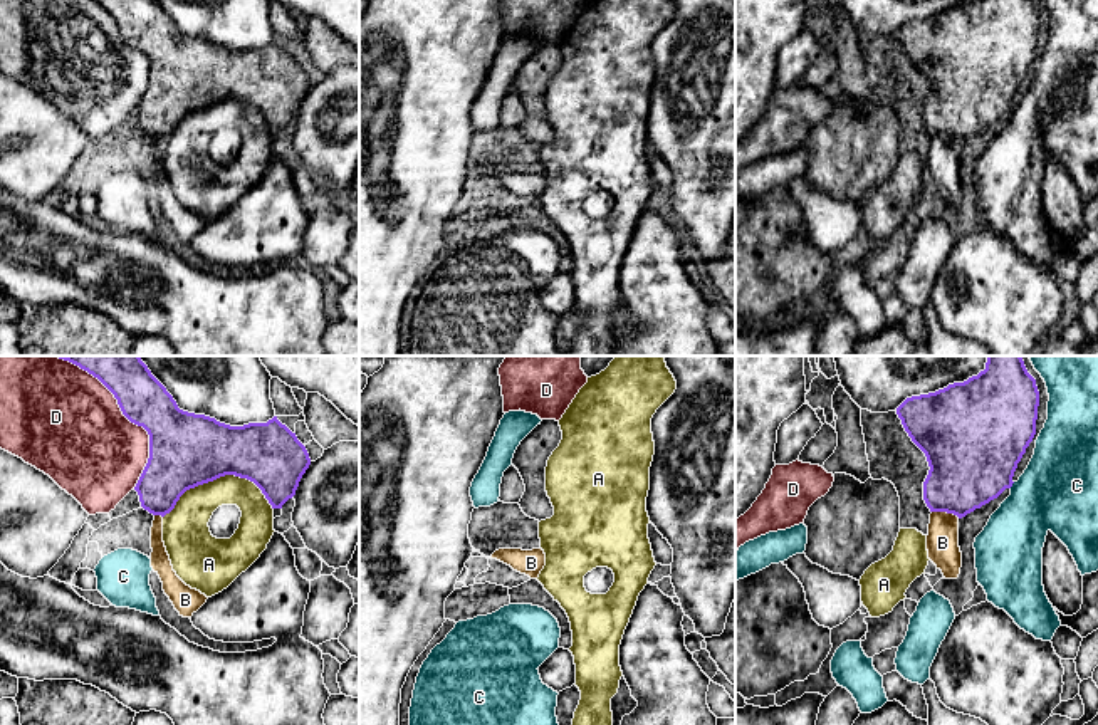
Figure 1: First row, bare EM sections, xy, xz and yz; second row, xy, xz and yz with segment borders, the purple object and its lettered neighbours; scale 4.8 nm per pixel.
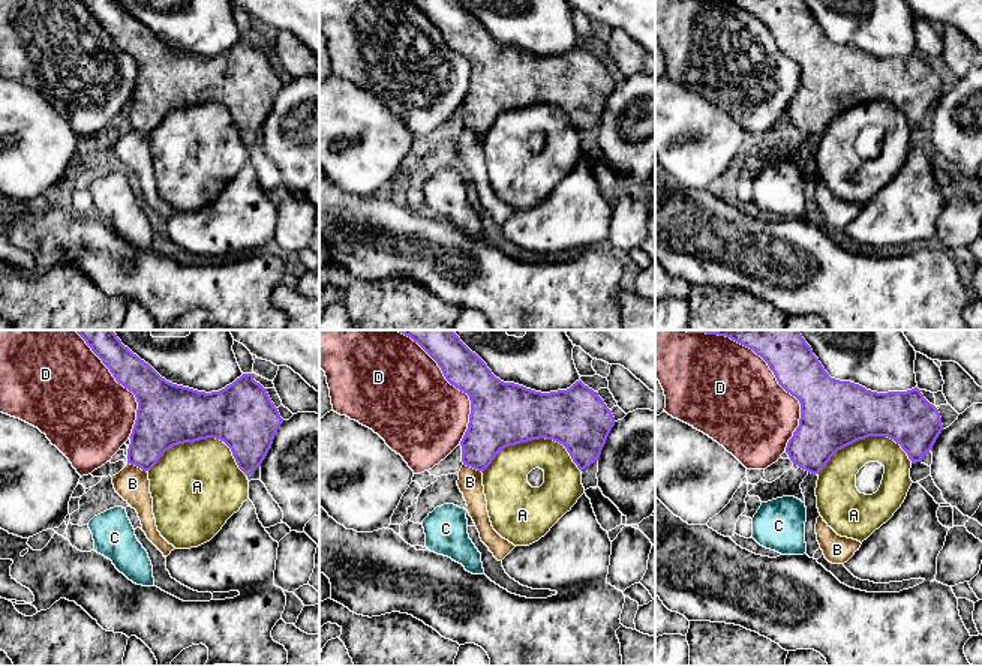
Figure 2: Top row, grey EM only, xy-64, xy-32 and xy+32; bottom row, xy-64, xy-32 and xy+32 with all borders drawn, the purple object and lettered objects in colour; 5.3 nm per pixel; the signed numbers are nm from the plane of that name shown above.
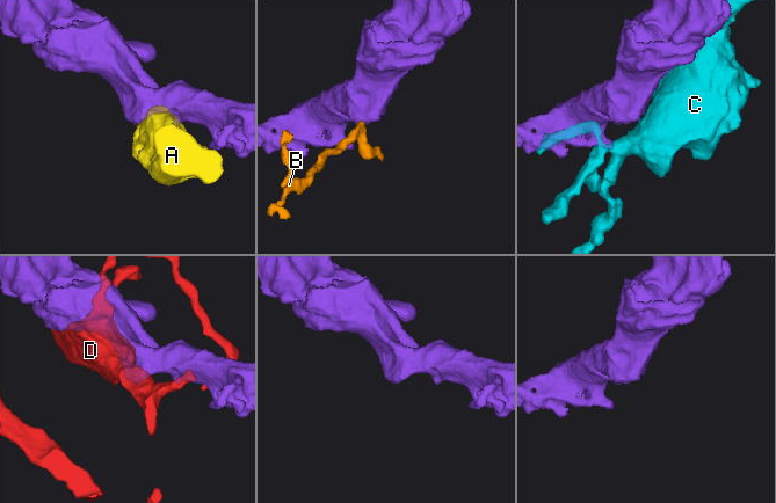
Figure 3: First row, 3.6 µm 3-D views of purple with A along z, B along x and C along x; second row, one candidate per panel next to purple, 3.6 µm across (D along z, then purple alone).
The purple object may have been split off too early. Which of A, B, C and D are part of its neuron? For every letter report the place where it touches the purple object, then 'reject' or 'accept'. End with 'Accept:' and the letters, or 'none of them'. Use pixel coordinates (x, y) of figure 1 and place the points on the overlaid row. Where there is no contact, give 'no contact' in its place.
A: contact xy (217, 477); reject
B: contact yz (946, 511); reject
C: contact yz (1011, 485); reject
D: contact xy (121, 410); reject
Accept: none of them

